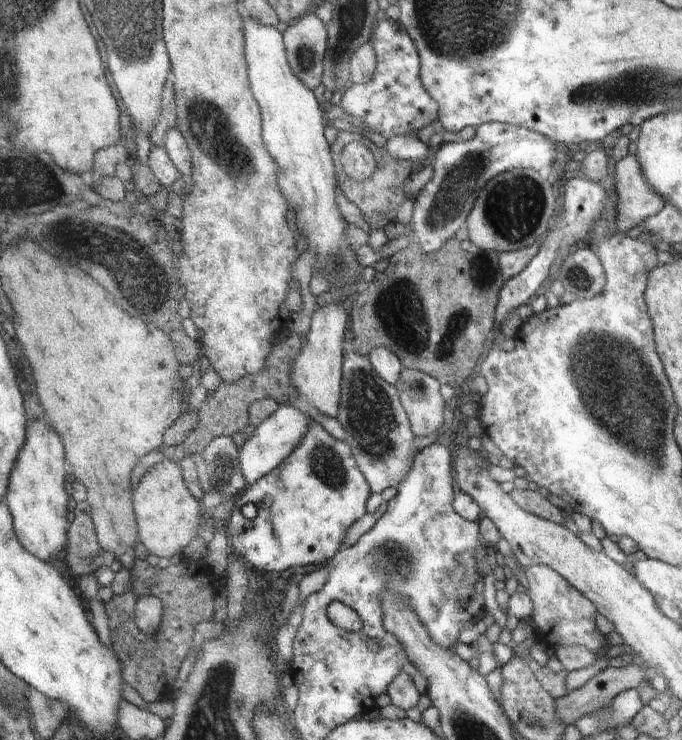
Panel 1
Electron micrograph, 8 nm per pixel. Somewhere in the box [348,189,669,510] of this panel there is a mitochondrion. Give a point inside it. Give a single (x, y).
(403, 299)

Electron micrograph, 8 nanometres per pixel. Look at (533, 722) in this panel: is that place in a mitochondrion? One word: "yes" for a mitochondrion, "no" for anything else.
yes

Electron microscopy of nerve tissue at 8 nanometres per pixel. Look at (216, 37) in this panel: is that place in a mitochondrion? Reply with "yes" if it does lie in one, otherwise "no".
no

